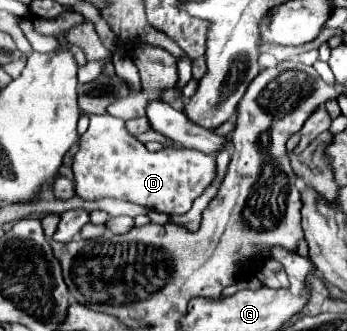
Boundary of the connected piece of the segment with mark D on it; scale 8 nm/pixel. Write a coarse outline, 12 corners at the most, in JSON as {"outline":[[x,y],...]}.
{"outline":[[109,114],[89,116],[77,196],[189,212],[215,156],[149,152]]}

